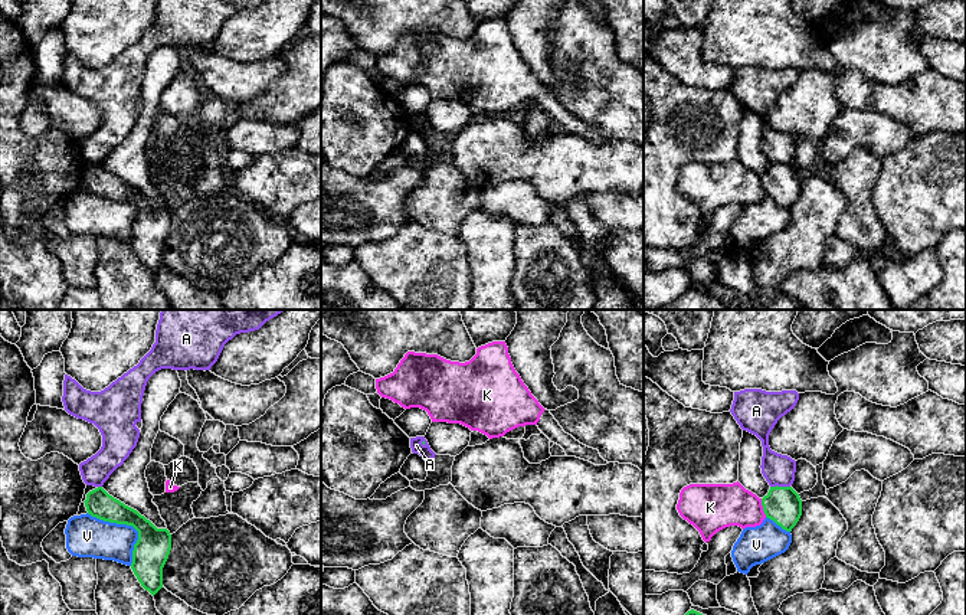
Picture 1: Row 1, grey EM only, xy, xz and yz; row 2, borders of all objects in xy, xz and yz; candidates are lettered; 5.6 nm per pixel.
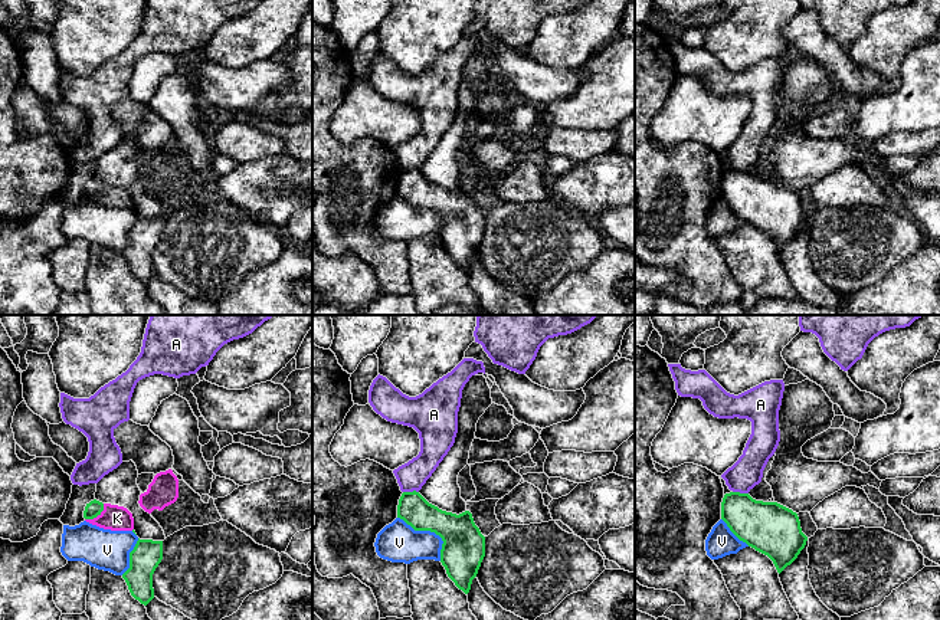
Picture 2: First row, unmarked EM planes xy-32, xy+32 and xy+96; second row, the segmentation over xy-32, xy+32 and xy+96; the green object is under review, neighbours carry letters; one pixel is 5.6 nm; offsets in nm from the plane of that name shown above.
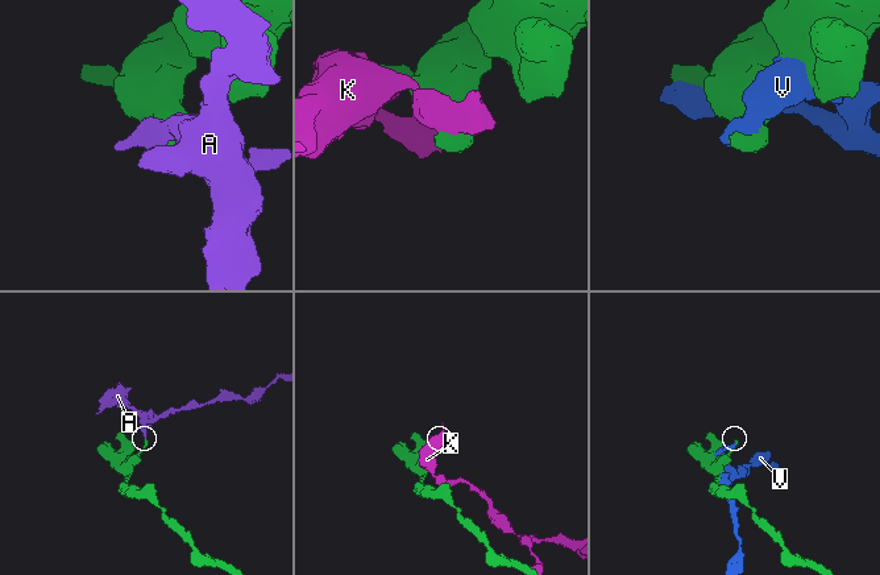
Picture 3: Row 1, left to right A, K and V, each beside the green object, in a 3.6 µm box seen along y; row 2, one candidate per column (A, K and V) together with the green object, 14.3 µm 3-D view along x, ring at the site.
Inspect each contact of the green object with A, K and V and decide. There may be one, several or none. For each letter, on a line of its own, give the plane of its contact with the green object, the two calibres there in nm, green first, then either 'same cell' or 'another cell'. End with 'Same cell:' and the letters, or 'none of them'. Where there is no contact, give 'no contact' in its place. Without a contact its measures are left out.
A: meets green in yz; 200 nm thick on the green side, 180 nm on the other; another cell
K: meets green in yz; 200 nm thick on the green side, 260 nm on the other; another cell
V: meets green in xy; 200 nm thick on the green side, 240 nm on the other; another cell
Same cell: none of them

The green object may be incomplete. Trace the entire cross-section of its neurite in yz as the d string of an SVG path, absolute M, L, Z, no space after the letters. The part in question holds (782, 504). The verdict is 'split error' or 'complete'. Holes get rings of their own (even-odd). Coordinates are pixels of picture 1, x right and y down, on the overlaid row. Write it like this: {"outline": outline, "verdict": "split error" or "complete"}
{"outline": "M770 487L762 506L766 517L786 531L792 531L802 516L802 500L792 487Z", "verdict": "complete"}

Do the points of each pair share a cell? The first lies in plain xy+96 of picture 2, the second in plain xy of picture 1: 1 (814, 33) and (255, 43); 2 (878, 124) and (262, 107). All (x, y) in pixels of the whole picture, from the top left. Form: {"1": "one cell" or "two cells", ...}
{"1": "two cells", "2": "one cell"}

